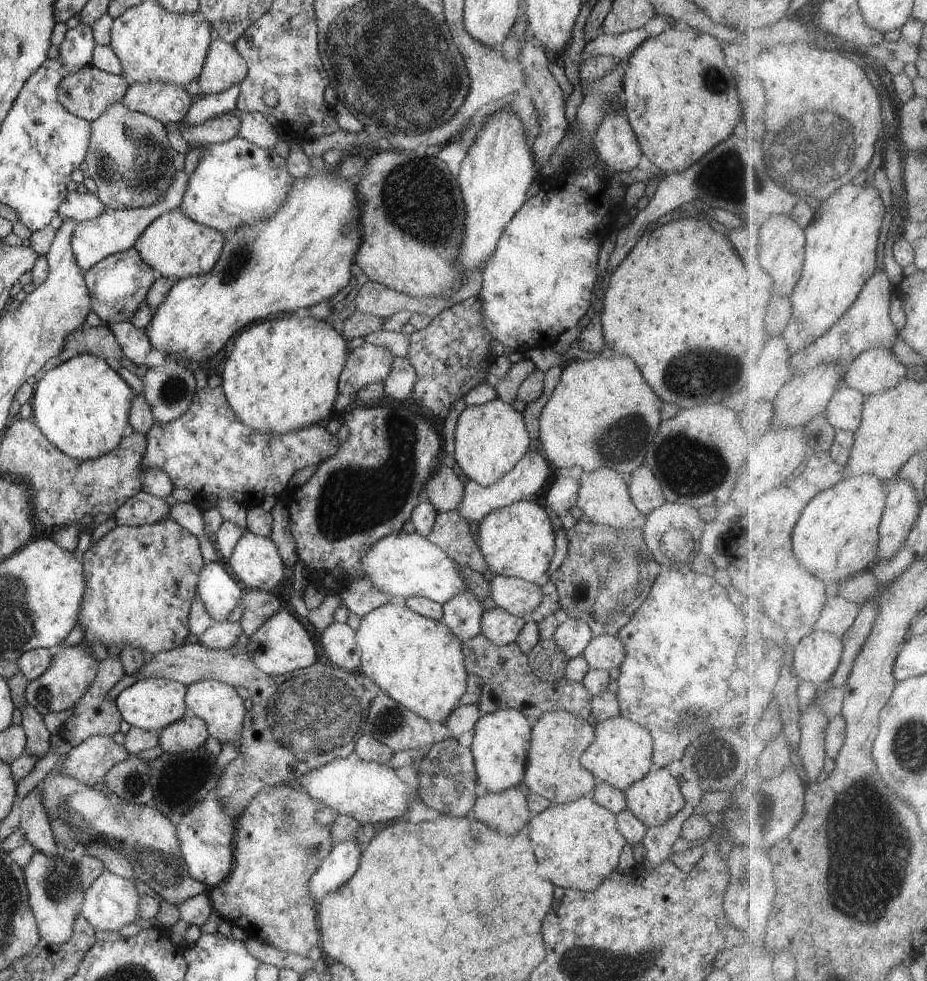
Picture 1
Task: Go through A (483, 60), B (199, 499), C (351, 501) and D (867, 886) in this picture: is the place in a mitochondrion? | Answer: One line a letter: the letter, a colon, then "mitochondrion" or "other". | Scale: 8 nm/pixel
A: other
B: other
C: mitochondrion
D: mitochondrion

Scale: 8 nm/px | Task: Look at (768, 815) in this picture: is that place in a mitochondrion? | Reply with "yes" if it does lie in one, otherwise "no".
yes

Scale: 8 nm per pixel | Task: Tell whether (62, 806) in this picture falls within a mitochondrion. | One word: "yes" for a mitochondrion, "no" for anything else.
yes

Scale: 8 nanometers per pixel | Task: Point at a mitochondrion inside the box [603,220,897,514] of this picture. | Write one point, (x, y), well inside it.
(691, 467)

